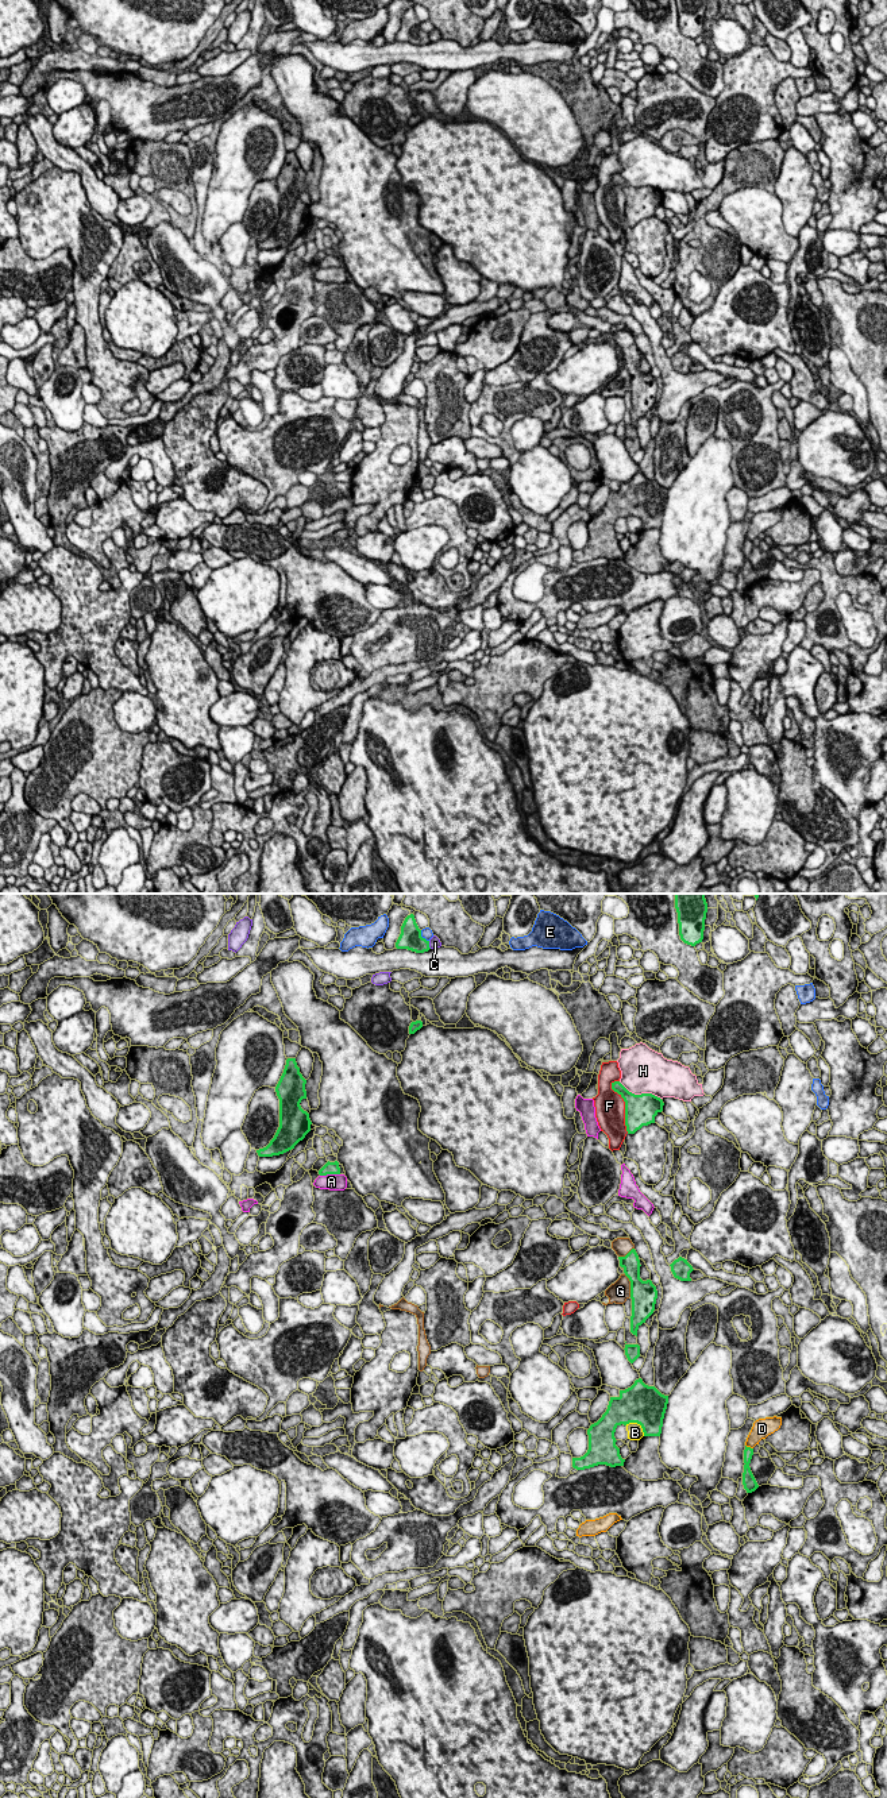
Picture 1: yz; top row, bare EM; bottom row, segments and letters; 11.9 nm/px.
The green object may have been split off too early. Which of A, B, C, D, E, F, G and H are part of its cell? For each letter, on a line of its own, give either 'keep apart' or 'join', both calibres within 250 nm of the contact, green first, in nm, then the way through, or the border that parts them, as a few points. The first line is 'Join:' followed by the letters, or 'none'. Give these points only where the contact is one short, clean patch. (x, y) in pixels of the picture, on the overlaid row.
Join: G
A: keep apart; calibres 160 and 190 nm
B: keep apart; calibres 480 and 190 nm
C: keep apart; calibres 260 and 130 nm
D: keep apart; calibres 120 and 220 nm
E: keep apart; calibres 260 and 130 nm
F: keep apart; calibres 380 and 360 nm
G: join; calibres 320 and 240 nm
H: keep apart; calibres 380 and 480 nm

